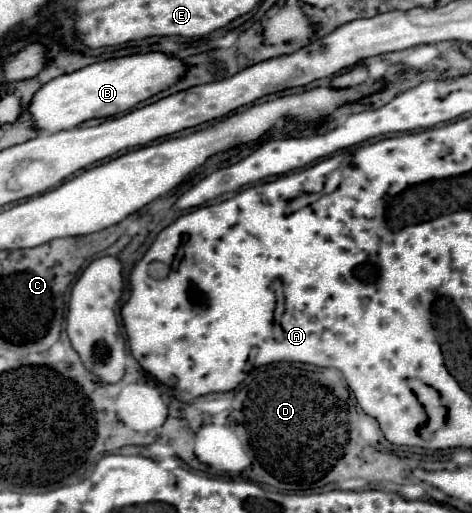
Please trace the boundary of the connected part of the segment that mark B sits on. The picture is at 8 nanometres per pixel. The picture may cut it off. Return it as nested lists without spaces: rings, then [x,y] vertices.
[[[161,52],[133,54],[105,62],[95,62],[77,72],[63,74],[43,84],[31,98],[29,114],[33,126],[41,132],[53,134],[61,130],[71,130],[85,120],[109,118],[135,108],[139,102],[173,86],[185,74],[185,70],[187,66],[181,60]]]

